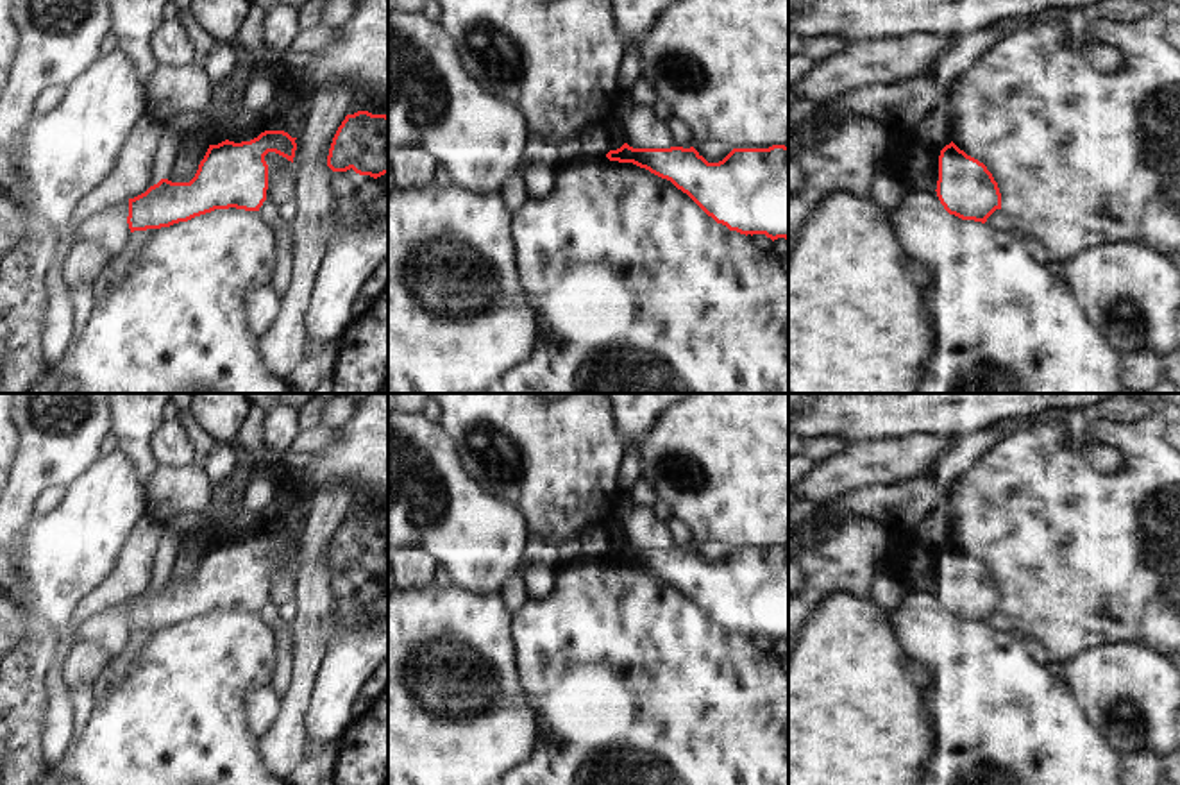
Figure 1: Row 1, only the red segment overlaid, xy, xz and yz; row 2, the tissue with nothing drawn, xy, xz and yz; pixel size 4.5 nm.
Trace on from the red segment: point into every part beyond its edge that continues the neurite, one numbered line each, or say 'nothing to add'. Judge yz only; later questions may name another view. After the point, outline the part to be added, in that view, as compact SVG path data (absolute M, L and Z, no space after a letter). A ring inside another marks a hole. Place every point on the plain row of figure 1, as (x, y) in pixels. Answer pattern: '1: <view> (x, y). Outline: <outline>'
nothing to add

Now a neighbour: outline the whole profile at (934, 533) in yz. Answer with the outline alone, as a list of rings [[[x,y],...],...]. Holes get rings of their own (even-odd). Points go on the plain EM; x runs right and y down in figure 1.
[[[946,492],[937,510],[921,520],[919,526],[912,531],[912,542],[928,553],[940,551],[951,544]]]

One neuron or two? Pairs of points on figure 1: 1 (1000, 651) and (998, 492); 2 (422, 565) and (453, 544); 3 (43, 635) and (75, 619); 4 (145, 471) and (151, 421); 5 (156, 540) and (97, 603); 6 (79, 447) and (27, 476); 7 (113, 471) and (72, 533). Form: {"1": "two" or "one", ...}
{"1": "two", "2": "two", "3": "two", "4": "one", "5": "one", "6": "one", "7": "one"}

